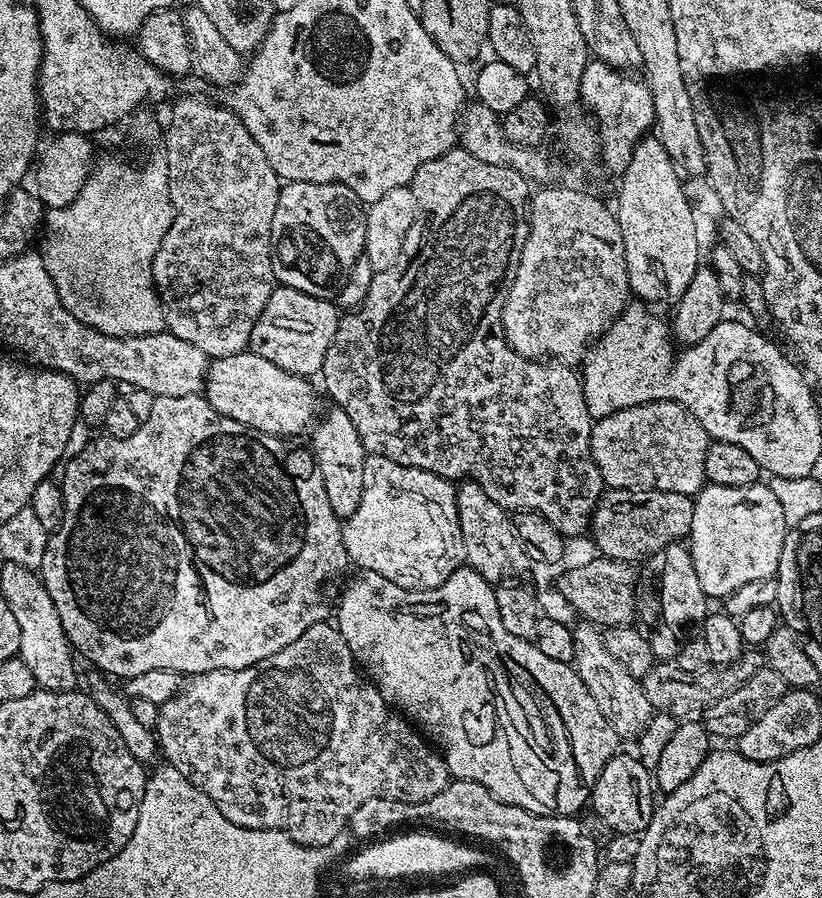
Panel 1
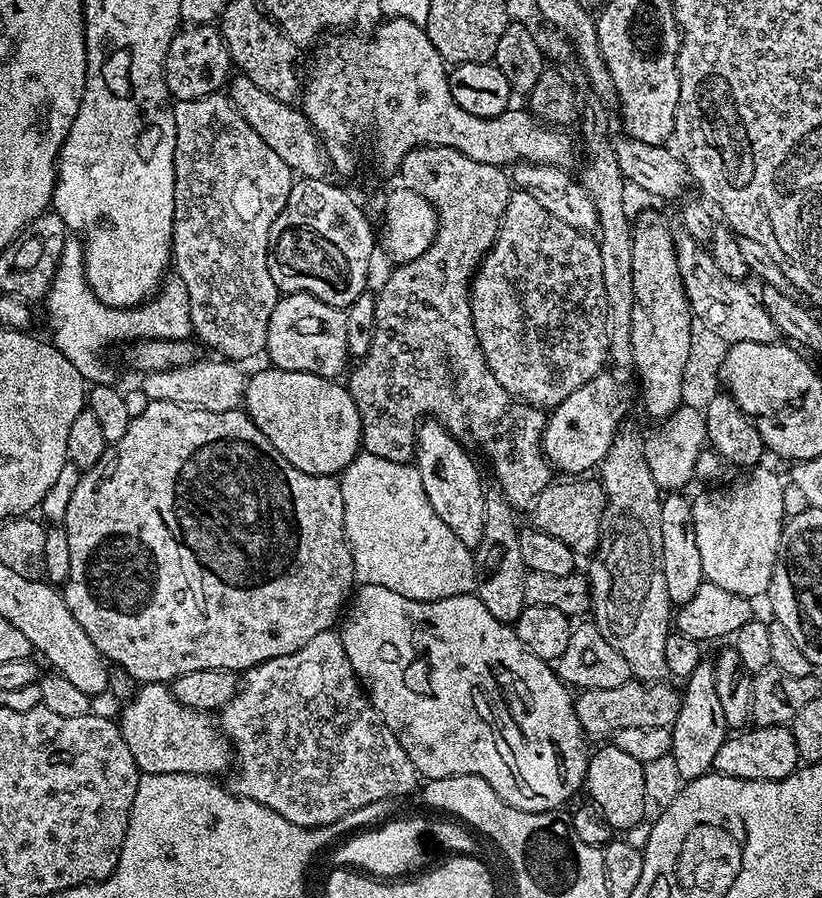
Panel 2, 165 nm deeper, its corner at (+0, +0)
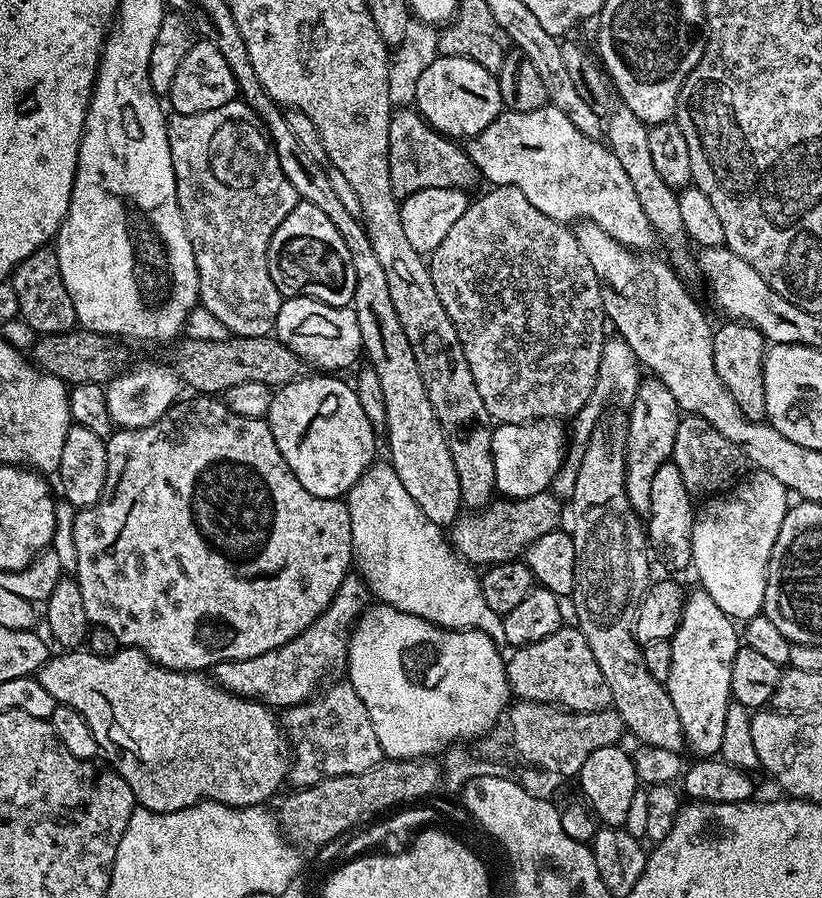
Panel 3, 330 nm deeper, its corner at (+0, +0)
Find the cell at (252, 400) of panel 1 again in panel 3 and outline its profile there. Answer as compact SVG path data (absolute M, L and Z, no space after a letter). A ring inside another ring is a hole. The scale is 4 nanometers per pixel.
M312 374L316 376L301 375L299 378L290 381L289 384L281 384L279 388L271 393L268 413L266 419L270 430L274 434L274 442L278 442L278 450L282 450L282 458L286 458L286 466L290 466L290 470L298 478L298 482L302 482L302 486L306 486L306 490L310 490L310 494L314 494L318 498L337 498L347 497L348 492L354 486L354 482L358 482L358 478L366 471L369 466L374 463L372 456L376 452L376 436L377 429L373 428L370 418L366 418L366 410L362 410L362 402L358 402L358 394L355 387L351 383L348 384L344 380L335 380L332 374Z

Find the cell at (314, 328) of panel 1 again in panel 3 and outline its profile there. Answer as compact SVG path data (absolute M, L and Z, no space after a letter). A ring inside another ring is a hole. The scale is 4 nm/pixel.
M294 296L281 303L274 335L305 365L313 364L316 370L348 368L362 352L358 318L351 307L335 308L309 296Z

